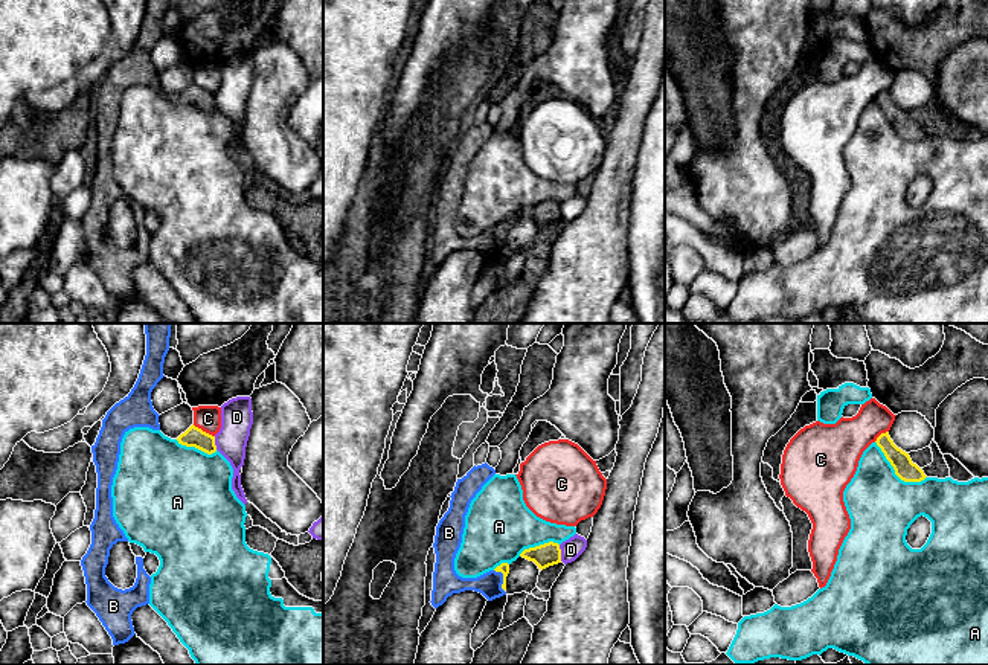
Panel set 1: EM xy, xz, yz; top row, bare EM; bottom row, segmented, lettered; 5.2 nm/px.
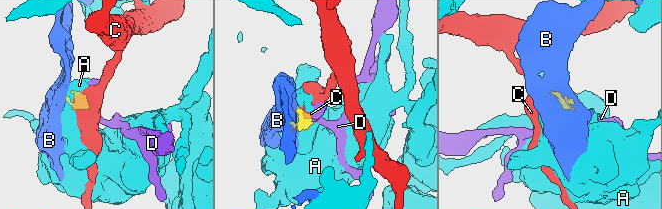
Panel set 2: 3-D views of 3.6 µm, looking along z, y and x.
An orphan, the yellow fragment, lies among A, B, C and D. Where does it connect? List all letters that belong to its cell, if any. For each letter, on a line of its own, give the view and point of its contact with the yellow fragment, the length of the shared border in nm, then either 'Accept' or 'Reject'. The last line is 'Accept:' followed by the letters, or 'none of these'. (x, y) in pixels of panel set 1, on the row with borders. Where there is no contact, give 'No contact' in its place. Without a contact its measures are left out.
A: Touches yellow at yz (895, 473). Shared border 340 nm. Reject
B: Touches yellow at xz (503, 578). Shared border 130 nm. Accept
C: Touches yellow at xy (202, 430). Shared border 140 nm. Reject
D: Touches yellow at xz (560, 552). Shared border 90 nm. Reject
Accept: B

